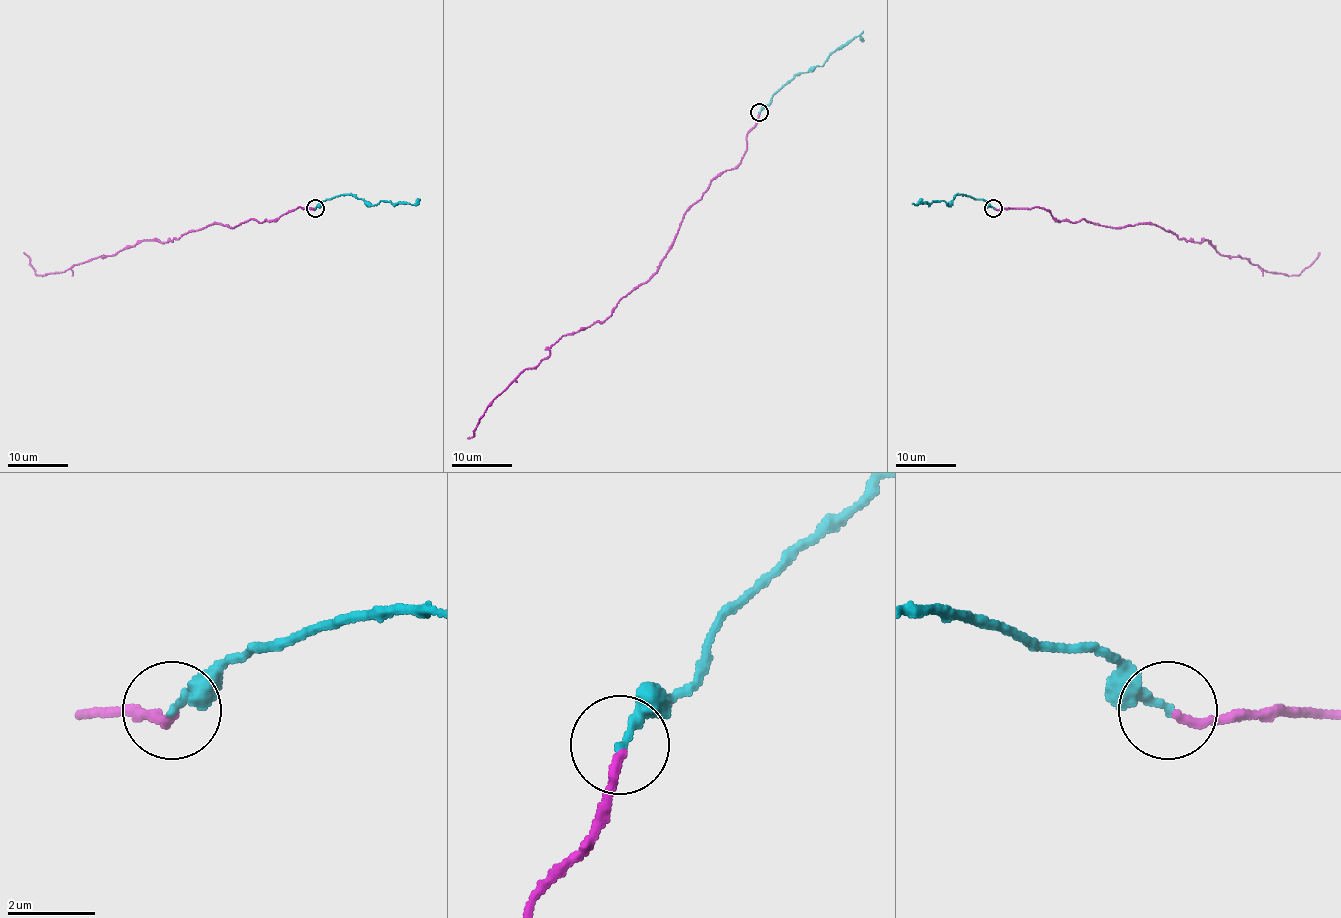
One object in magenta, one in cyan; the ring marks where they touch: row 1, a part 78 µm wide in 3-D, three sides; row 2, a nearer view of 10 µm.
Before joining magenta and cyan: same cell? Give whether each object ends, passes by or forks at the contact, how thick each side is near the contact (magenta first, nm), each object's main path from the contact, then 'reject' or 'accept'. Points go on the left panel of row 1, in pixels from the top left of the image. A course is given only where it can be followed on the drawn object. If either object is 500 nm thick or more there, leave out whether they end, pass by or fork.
magenta ends there; cyan ends there; 200 nm thick on the magenta side, 220 nm on the other; magenta runs (315, 207), (235, 227), (208, 224), (178, 239), (140, 241), (64, 272), (38, 275), (23, 253); cyan runs (315, 207), (325, 200), (351, 194), (372, 204), (379, 201), (412, 204), (420, 198); accept

